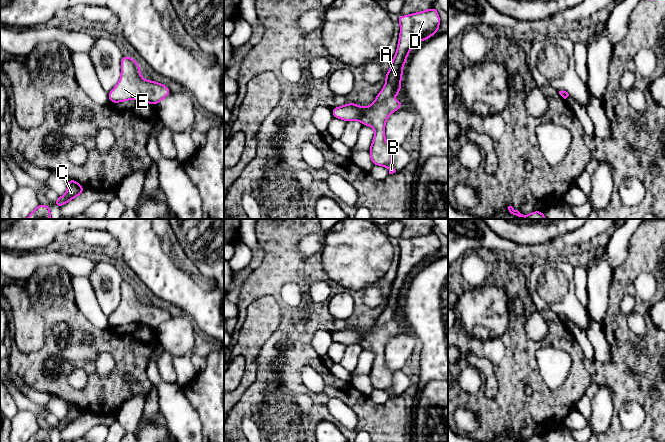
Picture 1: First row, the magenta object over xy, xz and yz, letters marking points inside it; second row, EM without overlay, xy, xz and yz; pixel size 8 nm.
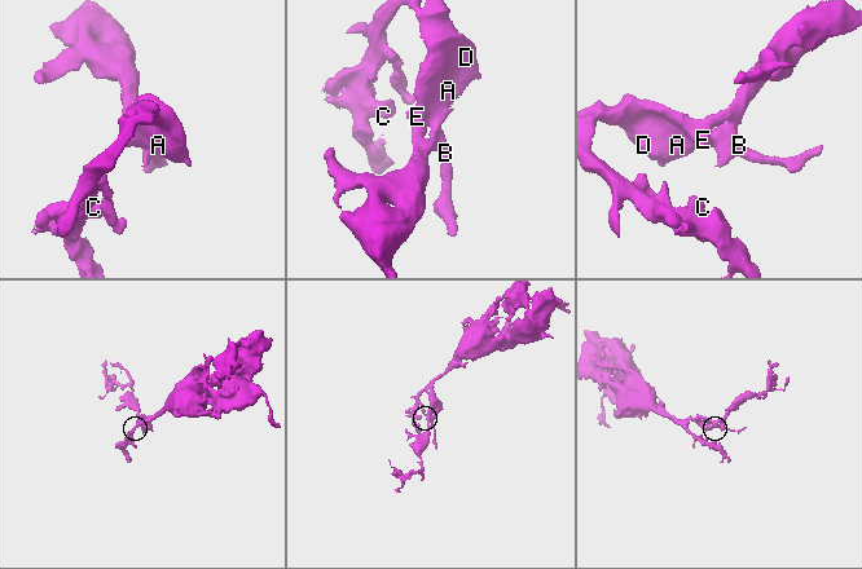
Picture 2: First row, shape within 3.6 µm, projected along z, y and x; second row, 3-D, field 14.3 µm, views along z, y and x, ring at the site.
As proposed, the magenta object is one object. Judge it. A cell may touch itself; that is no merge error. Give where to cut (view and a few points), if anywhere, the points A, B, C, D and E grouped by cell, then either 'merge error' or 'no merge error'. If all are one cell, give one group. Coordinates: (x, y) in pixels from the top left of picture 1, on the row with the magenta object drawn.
cut none; groups A B C D E; no merge error

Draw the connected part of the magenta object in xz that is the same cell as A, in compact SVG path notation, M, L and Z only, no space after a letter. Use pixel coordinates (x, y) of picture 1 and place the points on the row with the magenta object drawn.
M436 7L398 17L398 23L401 26L399 41L394 58L392 59L391 67L385 76L386 84L378 93L375 101L367 107L361 107L355 103L348 103L344 106L335 107L331 109L333 117L342 119L346 122L356 120L360 121L362 125L368 125L374 128L375 135L369 150L370 158L373 165L385 166L389 168L389 174L393 174L396 170L392 167L393 148L391 148L385 139L385 123L388 116L397 111L404 104L402 101L393 101L392 98L401 91L401 79L403 70L402 67L406 65L406 57L410 50L418 41L424 41L438 32L440 25L440 16Z

